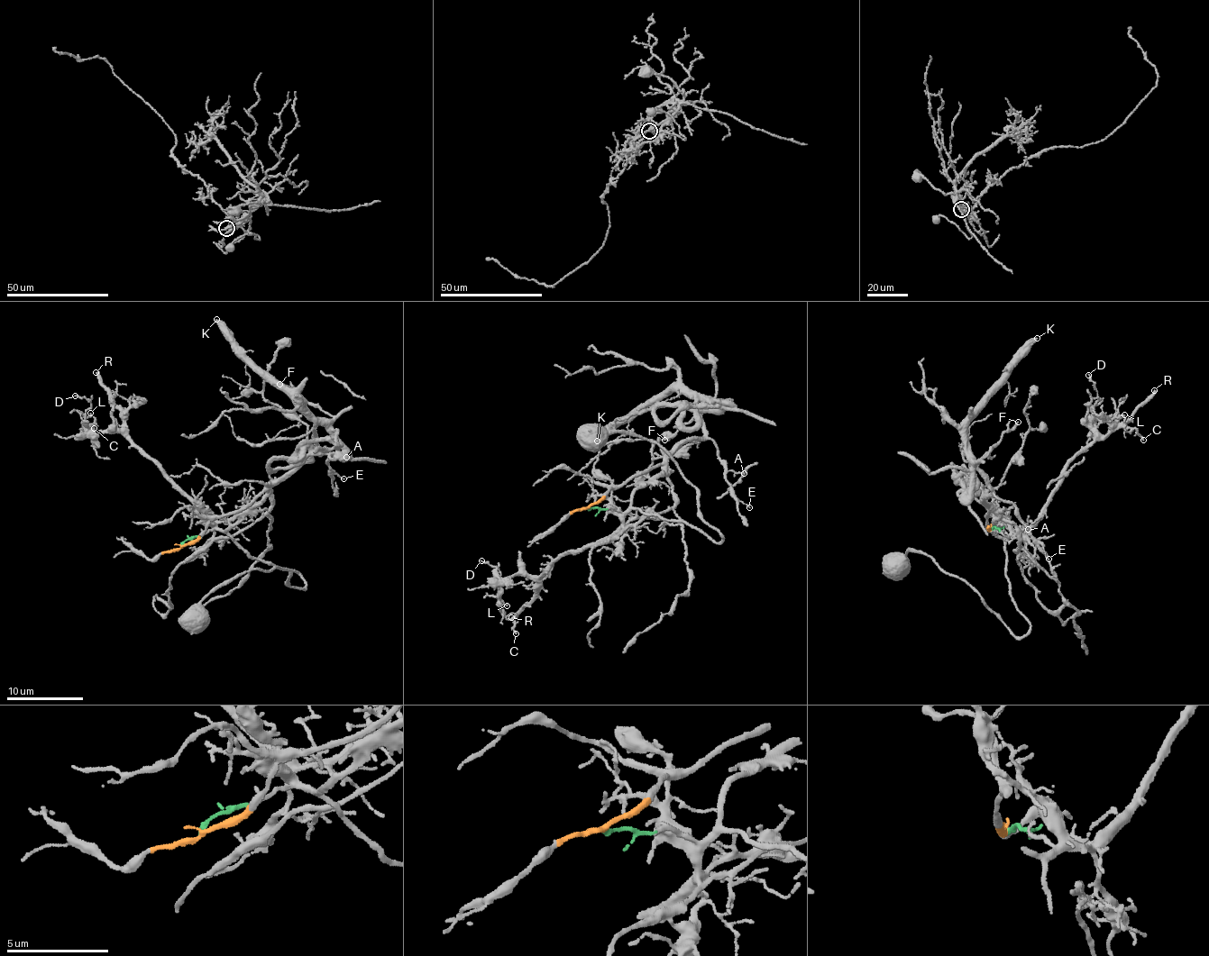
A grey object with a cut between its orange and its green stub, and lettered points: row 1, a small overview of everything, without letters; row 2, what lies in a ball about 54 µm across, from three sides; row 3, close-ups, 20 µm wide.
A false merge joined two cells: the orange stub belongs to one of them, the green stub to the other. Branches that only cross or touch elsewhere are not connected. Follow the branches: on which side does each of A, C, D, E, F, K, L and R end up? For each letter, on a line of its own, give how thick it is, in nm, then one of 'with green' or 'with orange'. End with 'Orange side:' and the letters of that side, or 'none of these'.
A: 120 nm thick; with orange
C: 140 nm thick; with green
D: 130 nm thick; with green
E: 100 nm thick; with orange
F: 160 nm thick; with orange
K: 360 nm thick; with orange
L: 140 nm thick; with green
R: 300 nm thick; with green
Orange side: A, E, F, K

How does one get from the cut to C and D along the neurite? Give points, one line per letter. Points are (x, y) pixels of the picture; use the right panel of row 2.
C: (992, 529), (1025, 532), (1032, 526), (1067, 465), (1094, 435), (1089, 422), (1094, 418), (1114, 418), (1142, 440)
D: (992, 529), (1025, 532), (1067, 465), (1085, 451), (1094, 435), (1089, 422), (1097, 392), (1087, 375)

